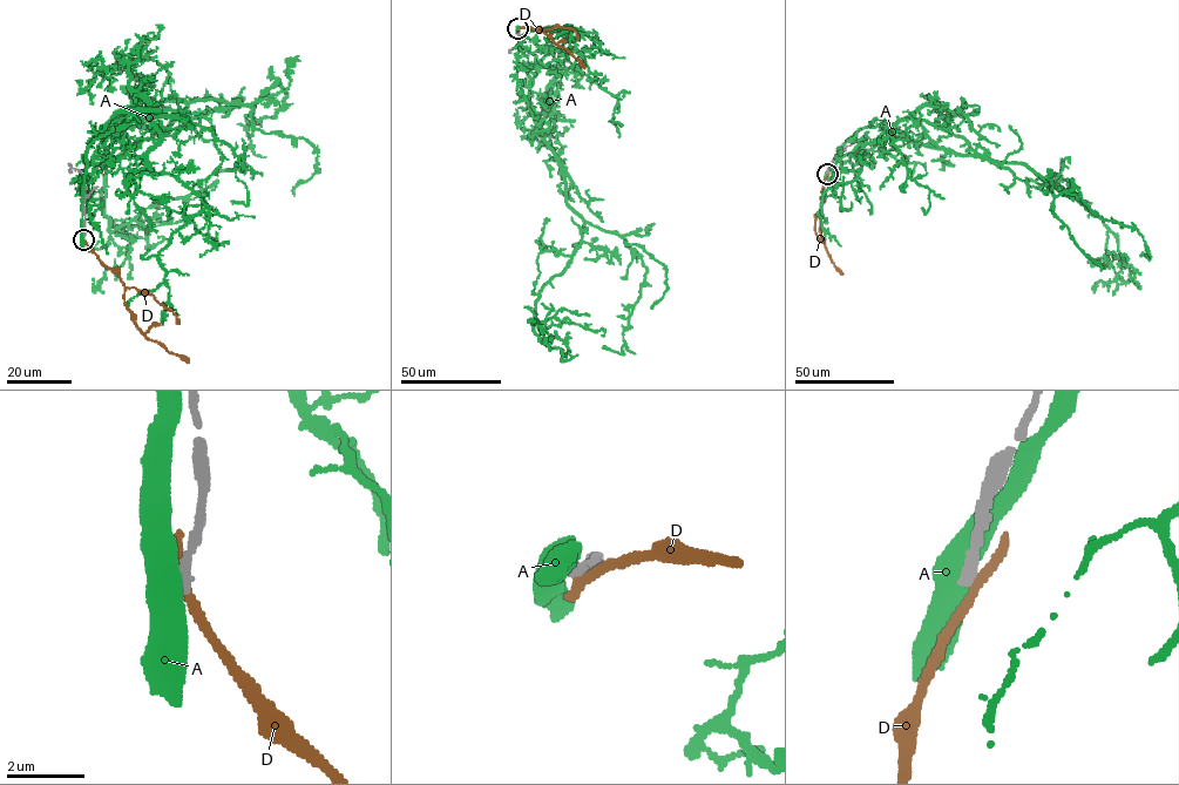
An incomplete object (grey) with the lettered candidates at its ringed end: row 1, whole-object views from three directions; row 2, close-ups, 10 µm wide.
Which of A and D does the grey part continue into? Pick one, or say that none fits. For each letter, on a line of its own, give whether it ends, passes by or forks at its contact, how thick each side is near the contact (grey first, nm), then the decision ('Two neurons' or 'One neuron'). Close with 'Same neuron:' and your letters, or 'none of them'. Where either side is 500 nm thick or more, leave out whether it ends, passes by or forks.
A: Thickness 340 nm (grey) against 650 nm. Two neurons
D: It passes by. Thickness 340 nm (grey) against 240 nm. Two neurons
Same neuron: none of them

